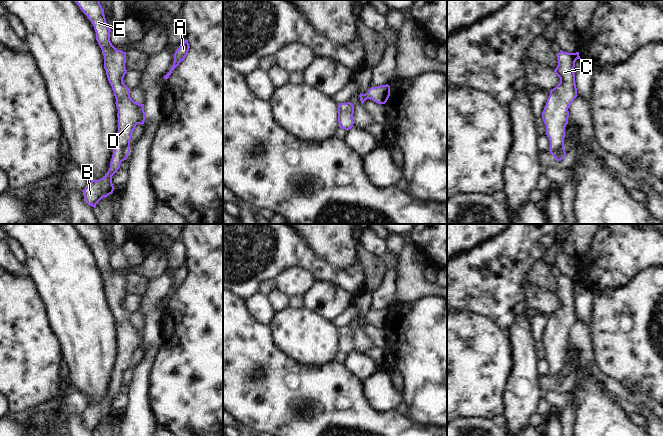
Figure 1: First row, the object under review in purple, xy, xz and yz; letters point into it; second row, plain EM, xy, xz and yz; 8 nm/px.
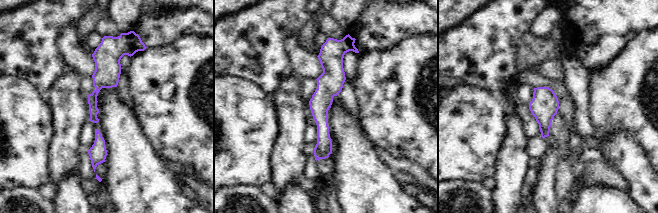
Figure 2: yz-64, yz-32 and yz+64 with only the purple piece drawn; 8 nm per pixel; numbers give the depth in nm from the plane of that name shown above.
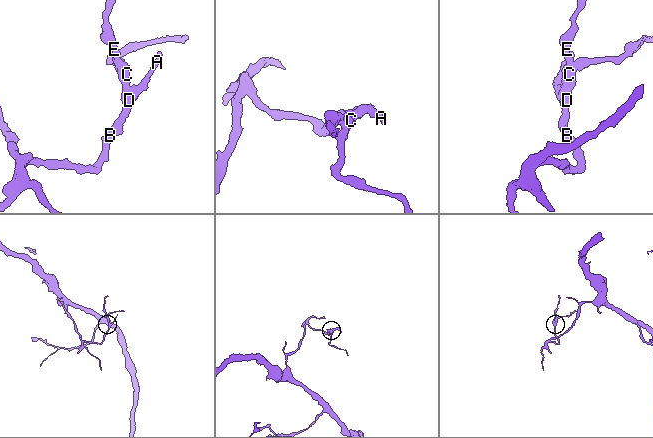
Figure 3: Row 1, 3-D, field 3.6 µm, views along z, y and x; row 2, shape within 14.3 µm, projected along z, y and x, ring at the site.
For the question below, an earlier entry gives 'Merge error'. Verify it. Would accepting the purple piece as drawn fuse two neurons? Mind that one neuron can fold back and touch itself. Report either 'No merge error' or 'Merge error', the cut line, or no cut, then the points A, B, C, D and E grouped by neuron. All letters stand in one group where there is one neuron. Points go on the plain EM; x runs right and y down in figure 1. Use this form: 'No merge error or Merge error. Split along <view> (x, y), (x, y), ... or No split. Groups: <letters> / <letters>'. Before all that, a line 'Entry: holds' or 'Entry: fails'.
Entry: fails
No merge error. No split. Groups: A B C D E.

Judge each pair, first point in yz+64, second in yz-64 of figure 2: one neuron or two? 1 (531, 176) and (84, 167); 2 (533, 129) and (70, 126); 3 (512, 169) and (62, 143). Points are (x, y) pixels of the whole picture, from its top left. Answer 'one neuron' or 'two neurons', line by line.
1: one neuron
2: two neurons
3: one neuron

